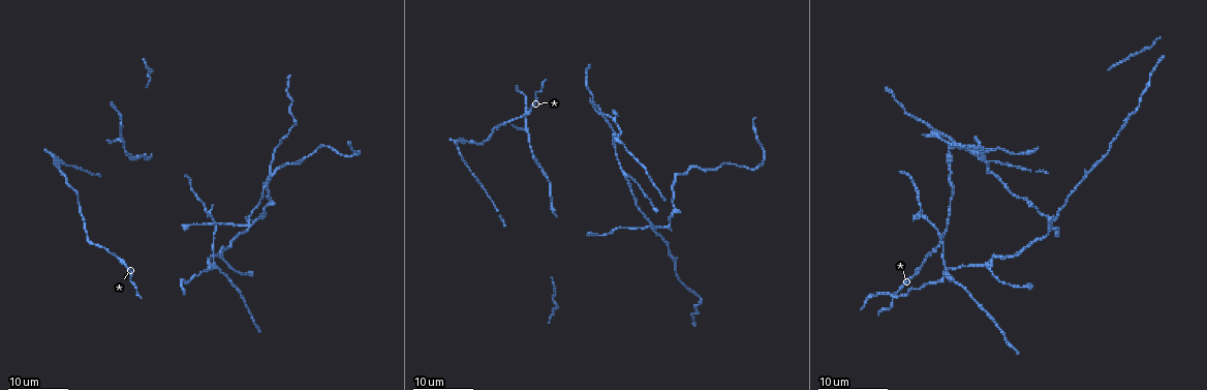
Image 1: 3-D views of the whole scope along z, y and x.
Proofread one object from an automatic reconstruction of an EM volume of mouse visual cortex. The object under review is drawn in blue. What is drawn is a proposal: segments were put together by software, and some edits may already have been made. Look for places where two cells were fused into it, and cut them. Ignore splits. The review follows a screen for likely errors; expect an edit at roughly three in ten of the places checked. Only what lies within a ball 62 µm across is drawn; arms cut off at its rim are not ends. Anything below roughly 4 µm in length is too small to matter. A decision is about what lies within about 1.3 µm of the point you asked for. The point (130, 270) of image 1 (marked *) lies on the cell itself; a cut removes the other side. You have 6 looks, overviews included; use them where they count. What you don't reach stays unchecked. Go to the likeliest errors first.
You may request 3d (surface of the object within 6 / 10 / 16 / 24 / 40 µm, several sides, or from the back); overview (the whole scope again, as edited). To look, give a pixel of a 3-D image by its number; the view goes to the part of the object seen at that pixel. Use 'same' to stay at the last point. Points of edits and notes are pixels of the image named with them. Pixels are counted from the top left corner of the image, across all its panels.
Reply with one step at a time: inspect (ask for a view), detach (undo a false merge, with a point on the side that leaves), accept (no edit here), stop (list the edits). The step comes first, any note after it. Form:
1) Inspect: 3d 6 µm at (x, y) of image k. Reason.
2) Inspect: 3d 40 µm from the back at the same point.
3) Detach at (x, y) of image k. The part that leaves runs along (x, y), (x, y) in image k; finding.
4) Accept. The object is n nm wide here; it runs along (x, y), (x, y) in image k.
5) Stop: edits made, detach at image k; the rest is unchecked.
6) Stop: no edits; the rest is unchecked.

Inspect: 3d 24 µm at (944, 274) of image 1. Four or more arms meet.

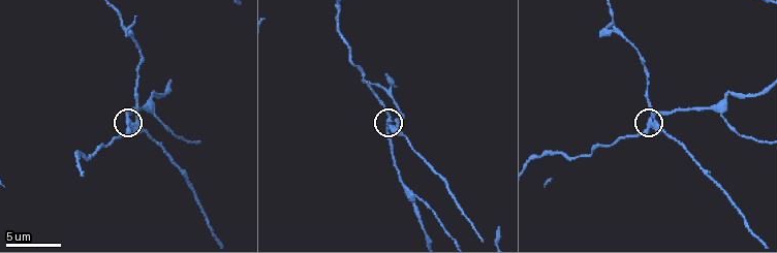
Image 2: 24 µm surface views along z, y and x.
Inspect: 3d 6 µm at (392, 124) of image 2.

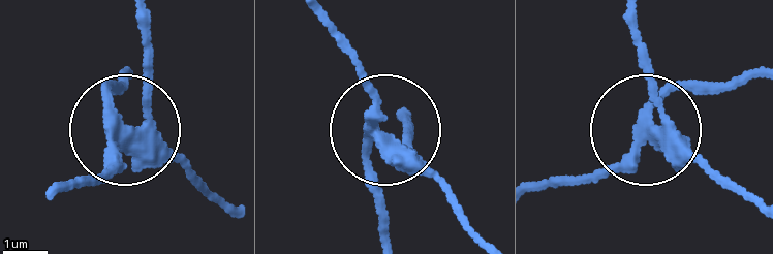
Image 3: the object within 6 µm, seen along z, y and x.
Detach at (172, 155) of image 3. The side arm is 20 µm long; the part that leaves runs along (128, 130), (146, 107), (146, 19) in image 3; a second cell is stuck on.

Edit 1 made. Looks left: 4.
Inspect: overview.

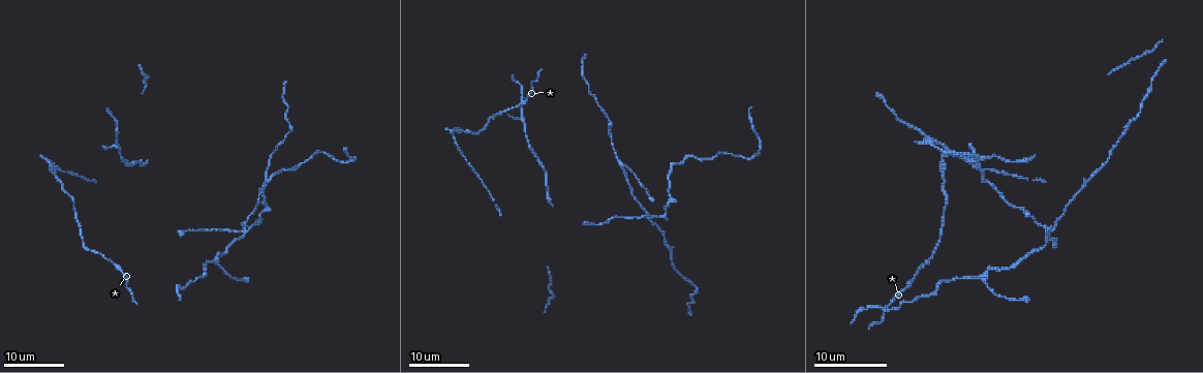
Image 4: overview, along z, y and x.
Inspect: 3d 24 µm at (624, 164) of image 4. Three arms meet.

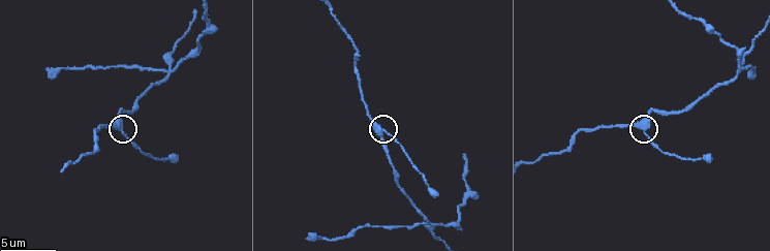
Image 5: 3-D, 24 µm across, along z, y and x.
Inspect: 3d 10 µm at (647, 128) of image 5.

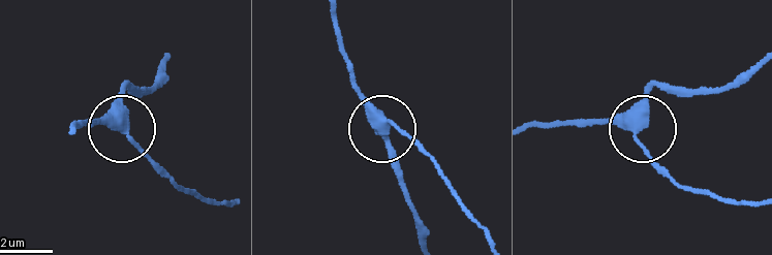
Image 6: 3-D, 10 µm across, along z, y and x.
Accept. 3 arms meet here; it runs along (532, 125), (632, 127), (677, 183) in image 6; all the same cell.

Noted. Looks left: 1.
Stop: edits made, detach at image 3; the rest is unchecked.

